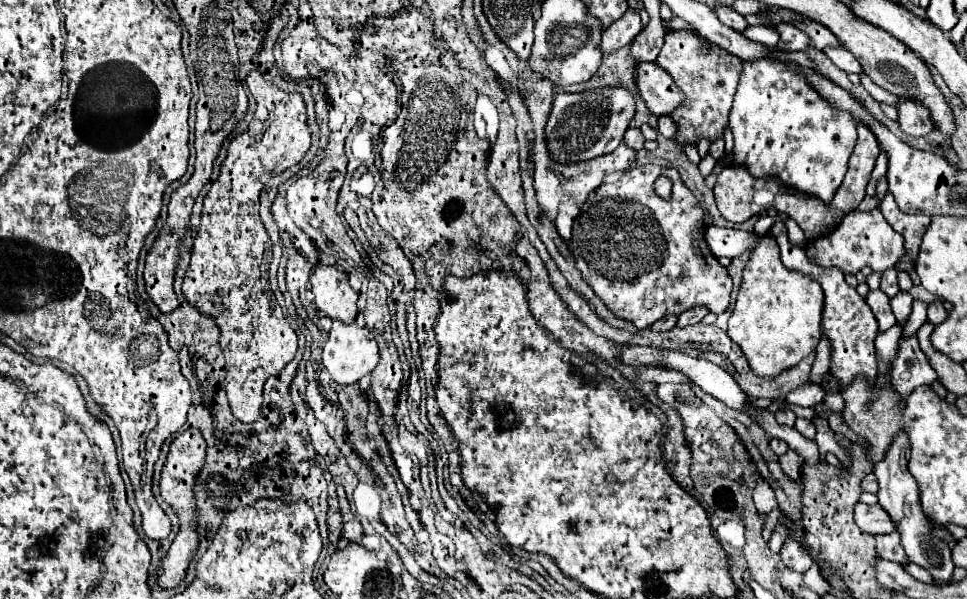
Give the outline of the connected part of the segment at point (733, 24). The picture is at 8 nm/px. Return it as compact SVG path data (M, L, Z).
M717 5L713 11L715 11L715 15L719 17L719 21L723 21L723 25L727 25L727 27L731 27L731 29L739 31L739 33L747 27L745 17L743 17L743 15L739 15L733 7L723 7L723 5Z

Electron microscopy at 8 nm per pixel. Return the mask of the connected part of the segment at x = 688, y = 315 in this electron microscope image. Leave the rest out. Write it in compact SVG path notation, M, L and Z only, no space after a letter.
M693 307L693 309L689 309L689 311L685 311L685 313L681 313L681 317L679 317L679 327L687 327L687 325L695 325L695 323L699 323L705 315L709 313L709 309L705 309L705 307Z

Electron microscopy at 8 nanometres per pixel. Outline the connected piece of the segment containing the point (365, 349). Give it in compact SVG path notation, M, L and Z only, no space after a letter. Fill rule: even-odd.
M333 321L333 327L329 331L329 339L323 347L323 365L331 373L331 377L341 385L357 383L363 375L371 373L379 363L379 349L373 333L367 327L357 327L357 323L341 323Z

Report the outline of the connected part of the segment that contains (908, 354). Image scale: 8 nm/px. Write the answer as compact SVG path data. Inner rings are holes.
M901 337L897 357L891 369L891 387L899 395L897 403L903 405L909 393L913 393L921 385L931 385L935 379L937 373L929 365L925 353L921 351L917 337Z

